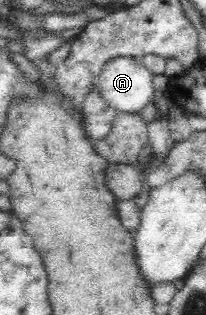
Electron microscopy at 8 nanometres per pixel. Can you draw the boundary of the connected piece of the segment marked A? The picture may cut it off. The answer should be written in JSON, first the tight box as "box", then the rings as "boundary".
{"box":[97,57,155,114],"boundary":[[[117,57],[105,65],[97,86],[110,108],[138,114],[149,103],[154,103],[155,88],[151,76],[140,58]]]}

